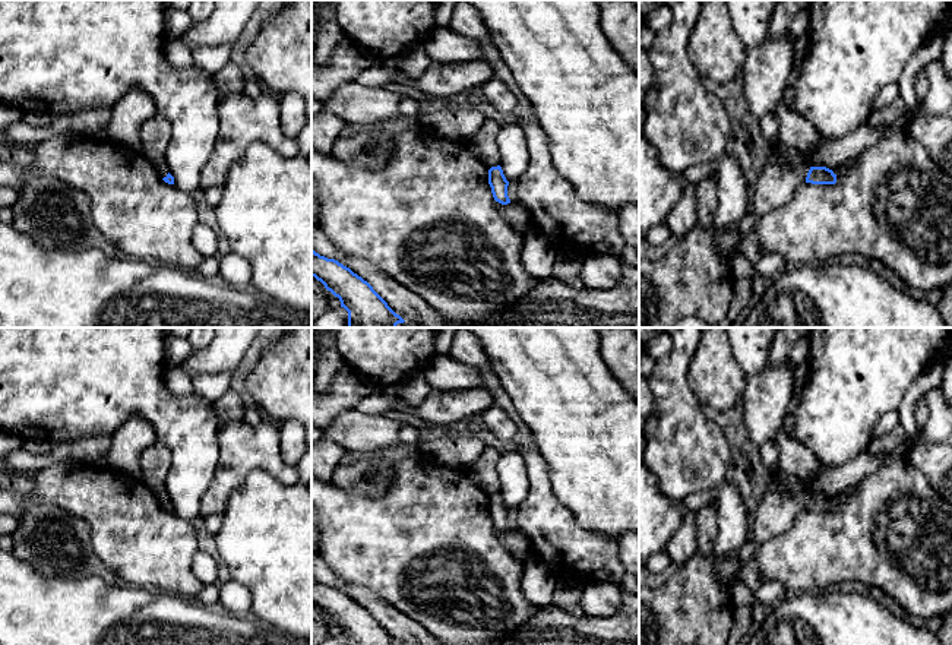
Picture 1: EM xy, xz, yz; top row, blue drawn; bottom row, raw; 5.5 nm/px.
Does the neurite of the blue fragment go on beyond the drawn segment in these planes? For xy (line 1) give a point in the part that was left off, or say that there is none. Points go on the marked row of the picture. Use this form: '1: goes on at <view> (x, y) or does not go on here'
1: does not go on here

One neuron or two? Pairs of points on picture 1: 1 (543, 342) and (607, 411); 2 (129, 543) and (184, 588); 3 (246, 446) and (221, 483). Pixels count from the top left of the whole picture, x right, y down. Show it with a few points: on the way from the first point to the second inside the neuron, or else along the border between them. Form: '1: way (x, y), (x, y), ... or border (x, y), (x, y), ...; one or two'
1: way (556, 360), (590, 394); one
2: way (142, 546), (171, 575); one
3: way (239, 455), (230, 474); one

